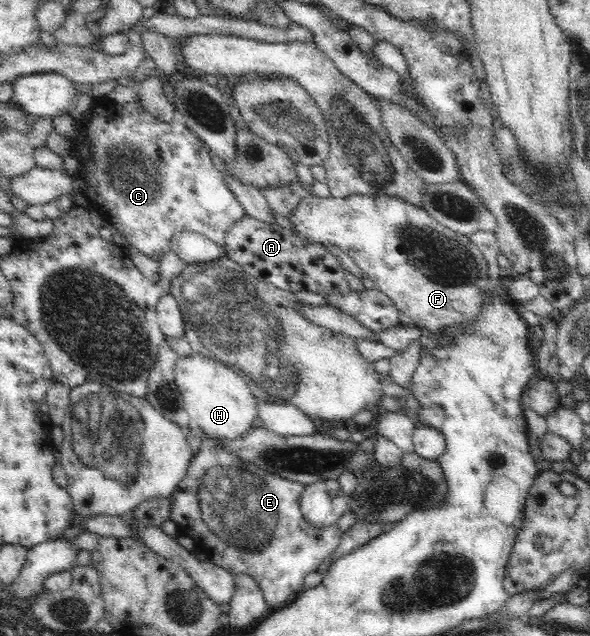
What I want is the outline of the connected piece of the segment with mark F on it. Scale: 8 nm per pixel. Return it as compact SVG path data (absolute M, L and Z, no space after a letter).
M354 194L345 198L318 198L310 195L304 196L304 199L300 200L298 207L288 215L288 218L293 223L294 229L300 234L304 235L310 241L318 244L334 244L343 250L362 270L362 272L368 276L373 282L376 289L381 293L388 295L388 298L394 303L394 306L399 312L408 315L412 319L413 325L419 330L427 329L432 333L444 331L446 327L456 327L456 325L462 325L462 323L468 323L468 321L474 321L478 315L480 315L480 309L482 309L482 297L488 293L489 266L485 260L485 257L478 250L478 247L472 243L469 236L462 235L448 227L444 227L441 223L438 223L424 208L415 206L414 204L404 201L402 198L396 196L389 196L386 194L380 194L377 196L368 196L366 194Z

